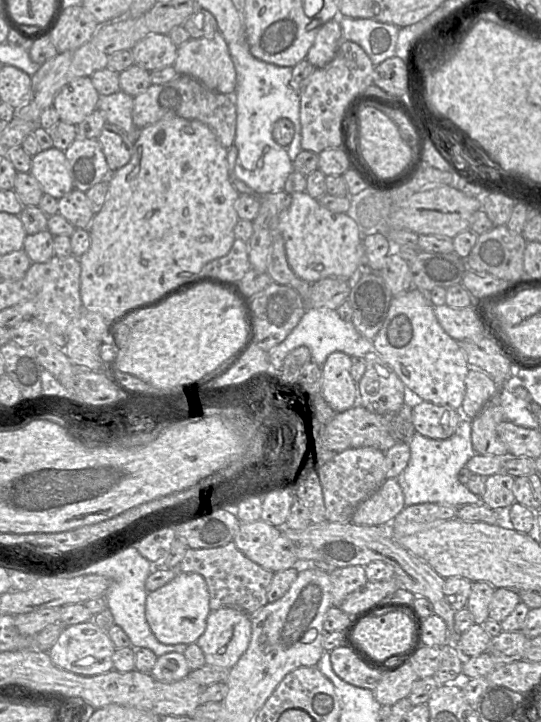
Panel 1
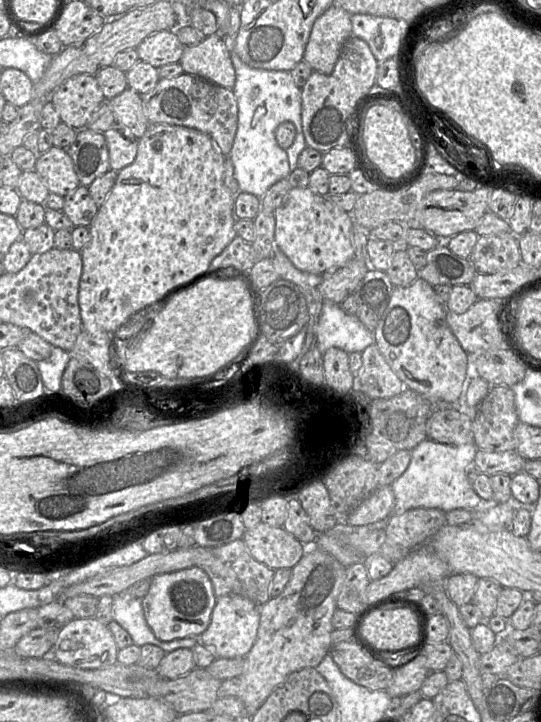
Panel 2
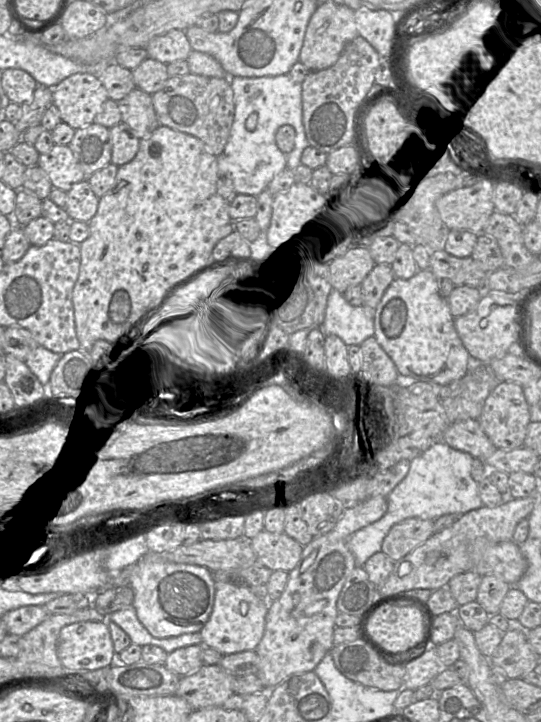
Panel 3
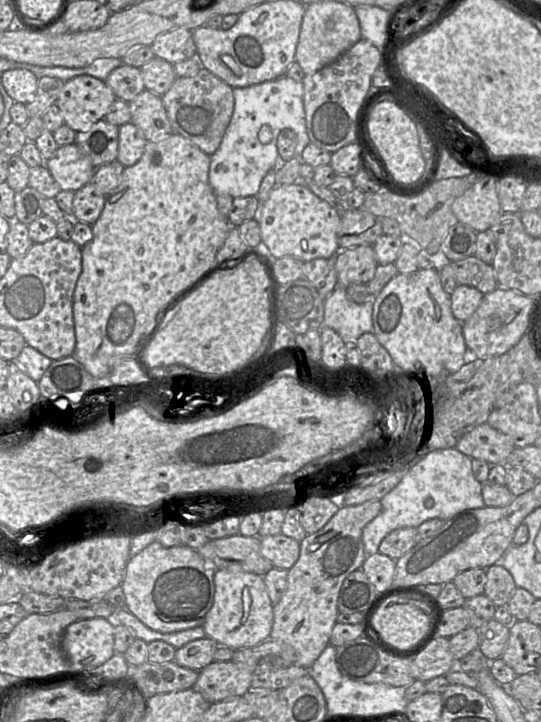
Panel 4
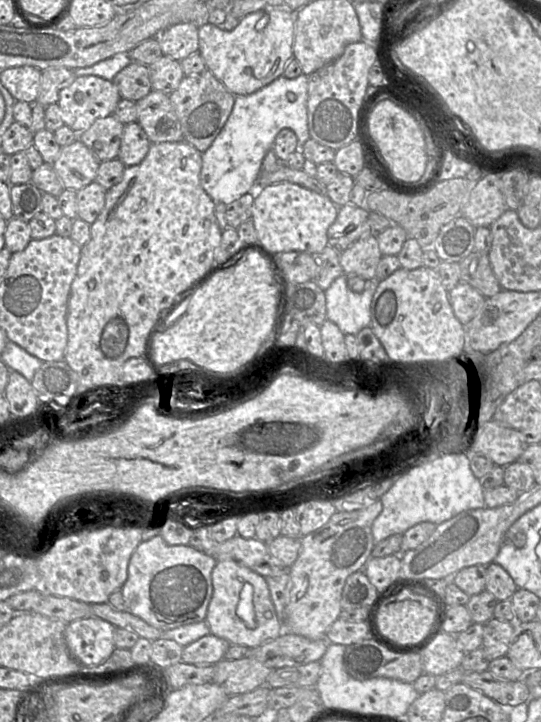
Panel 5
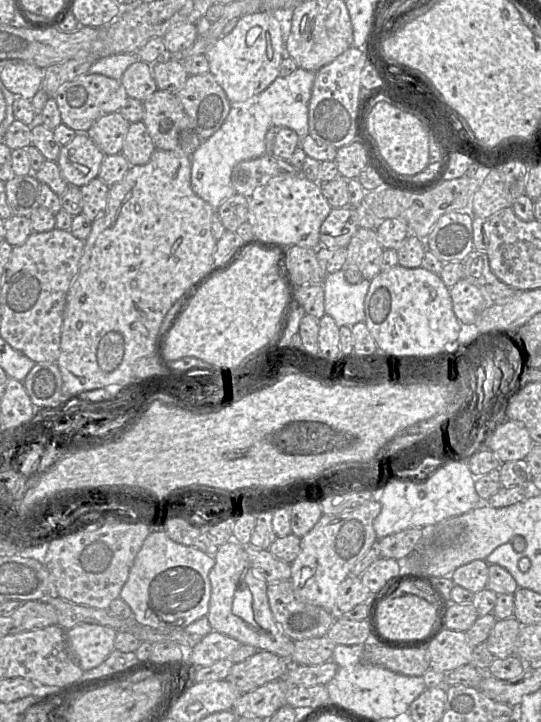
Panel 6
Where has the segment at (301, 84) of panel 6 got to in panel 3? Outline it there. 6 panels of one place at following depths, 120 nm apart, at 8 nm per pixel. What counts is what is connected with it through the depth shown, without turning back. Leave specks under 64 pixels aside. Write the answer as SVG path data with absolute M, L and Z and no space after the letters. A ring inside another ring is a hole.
M288 74L229 78L234 92L235 115L224 151L217 157L219 177L229 179L237 194L257 197L282 170L295 170L301 164L303 150L309 146L303 125L302 83L294 81ZM283 125L290 125L295 130L294 148L287 155L278 148L275 139L277 130Z

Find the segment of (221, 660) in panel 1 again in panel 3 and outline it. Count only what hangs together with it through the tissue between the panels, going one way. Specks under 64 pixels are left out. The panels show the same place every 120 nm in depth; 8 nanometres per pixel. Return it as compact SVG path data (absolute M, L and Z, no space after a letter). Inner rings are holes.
M217 581L212 612L200 631L202 645L211 647L222 655L255 651L265 631L268 603L267 599L258 596L244 584Z

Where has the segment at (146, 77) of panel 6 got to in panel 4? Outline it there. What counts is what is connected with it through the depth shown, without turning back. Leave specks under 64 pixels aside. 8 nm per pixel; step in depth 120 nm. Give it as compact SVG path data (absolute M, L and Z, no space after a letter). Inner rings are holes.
M127 64L115 68L105 82L114 92L116 99L122 99L126 102L133 100L145 89L140 68Z

